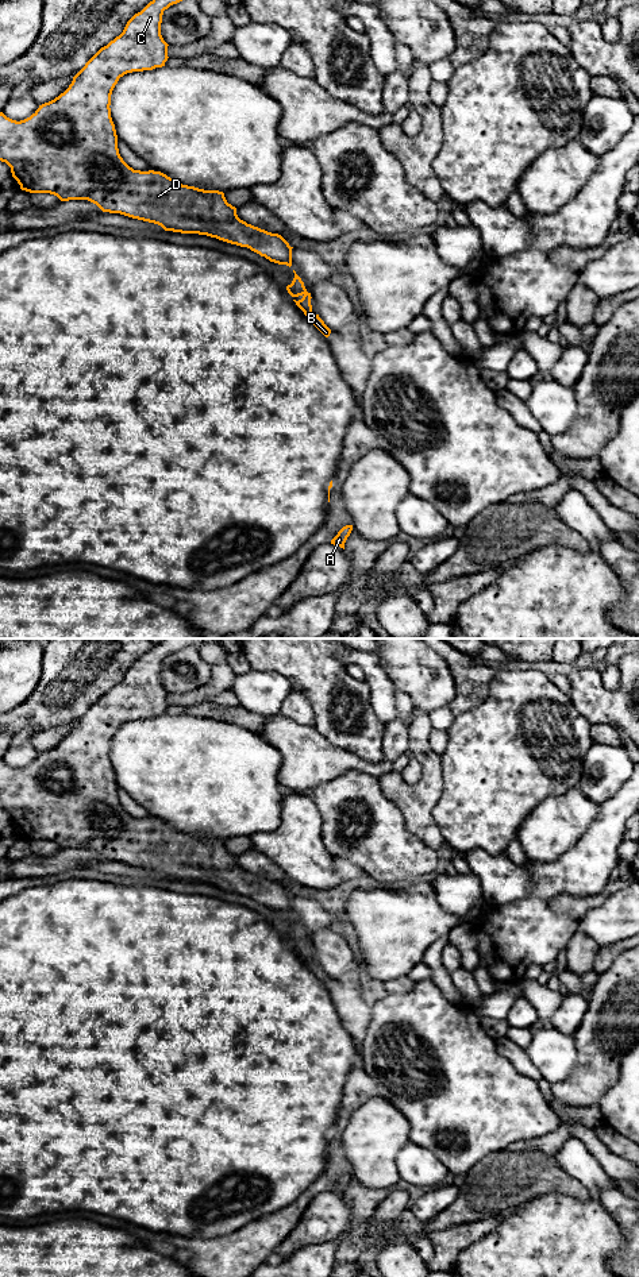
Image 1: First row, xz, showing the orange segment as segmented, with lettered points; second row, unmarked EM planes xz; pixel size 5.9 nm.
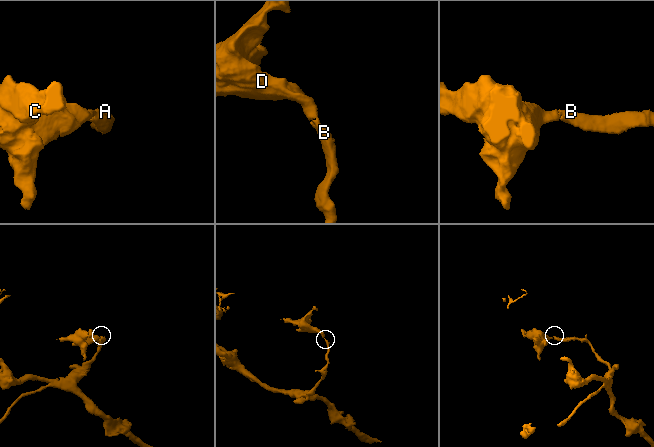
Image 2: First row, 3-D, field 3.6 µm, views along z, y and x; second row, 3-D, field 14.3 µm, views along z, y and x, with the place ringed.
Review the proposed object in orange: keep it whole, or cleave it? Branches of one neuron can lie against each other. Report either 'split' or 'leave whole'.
leave whole

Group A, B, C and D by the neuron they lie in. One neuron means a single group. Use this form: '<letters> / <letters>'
A B C D

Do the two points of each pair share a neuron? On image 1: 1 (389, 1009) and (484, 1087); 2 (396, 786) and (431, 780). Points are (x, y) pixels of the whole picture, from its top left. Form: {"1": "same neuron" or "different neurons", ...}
{"1": "same neuron", "2": "same neuron"}

